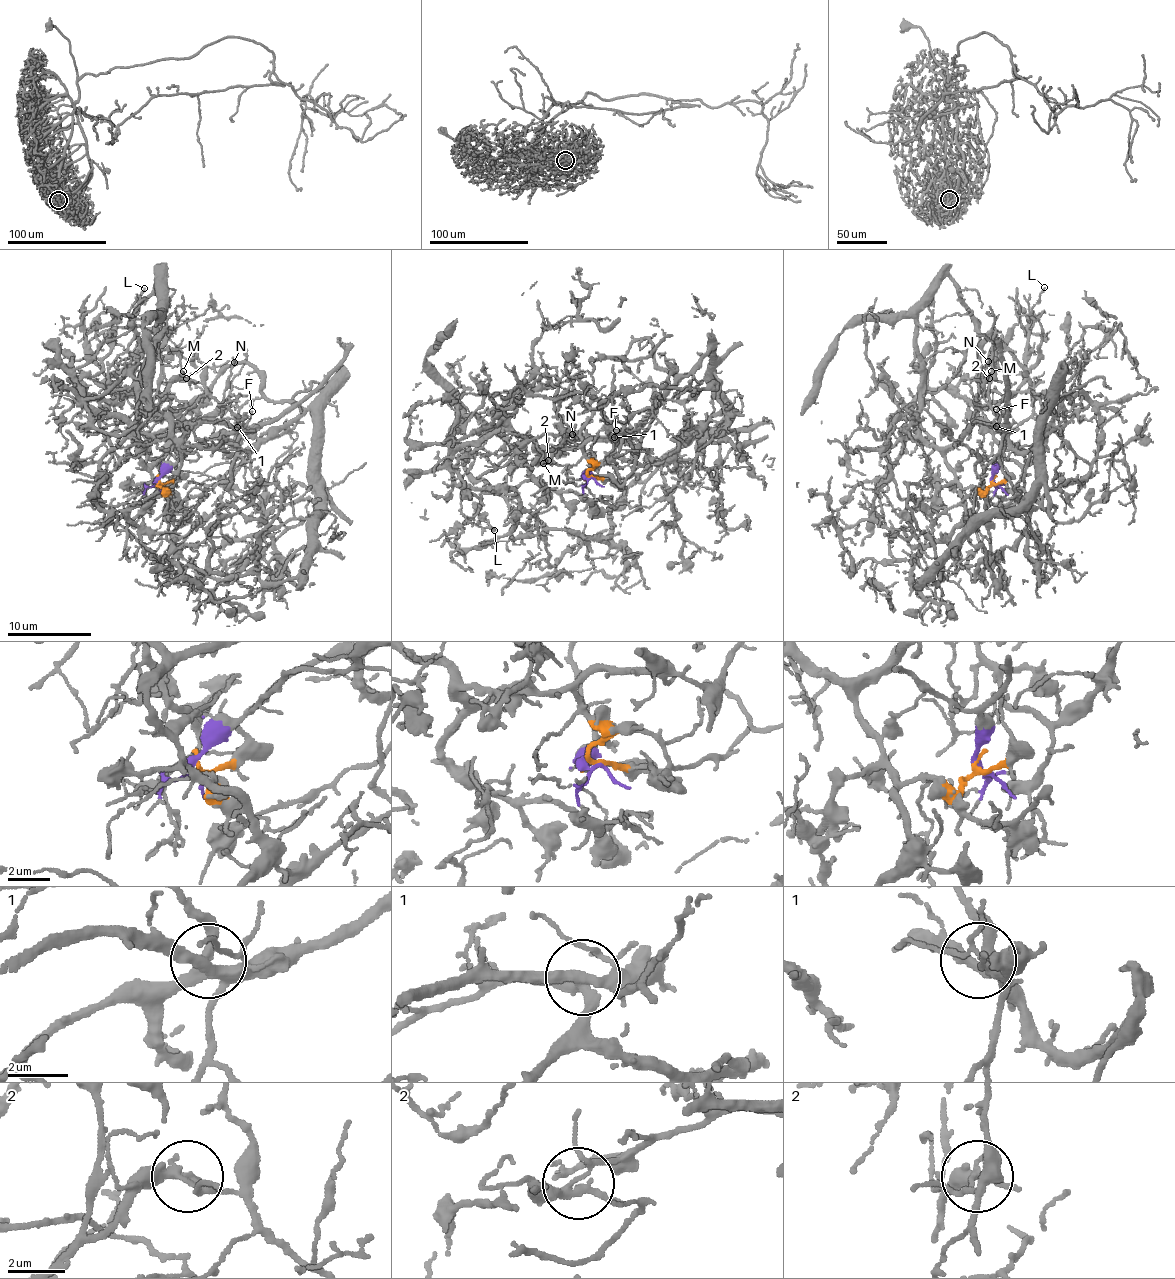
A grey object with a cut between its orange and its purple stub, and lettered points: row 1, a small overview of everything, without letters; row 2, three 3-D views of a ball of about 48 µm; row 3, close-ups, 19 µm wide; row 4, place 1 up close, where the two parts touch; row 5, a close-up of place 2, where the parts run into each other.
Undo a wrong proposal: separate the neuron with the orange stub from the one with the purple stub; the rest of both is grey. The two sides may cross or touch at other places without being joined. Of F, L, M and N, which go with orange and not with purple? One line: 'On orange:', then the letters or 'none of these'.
On orange: F, L

